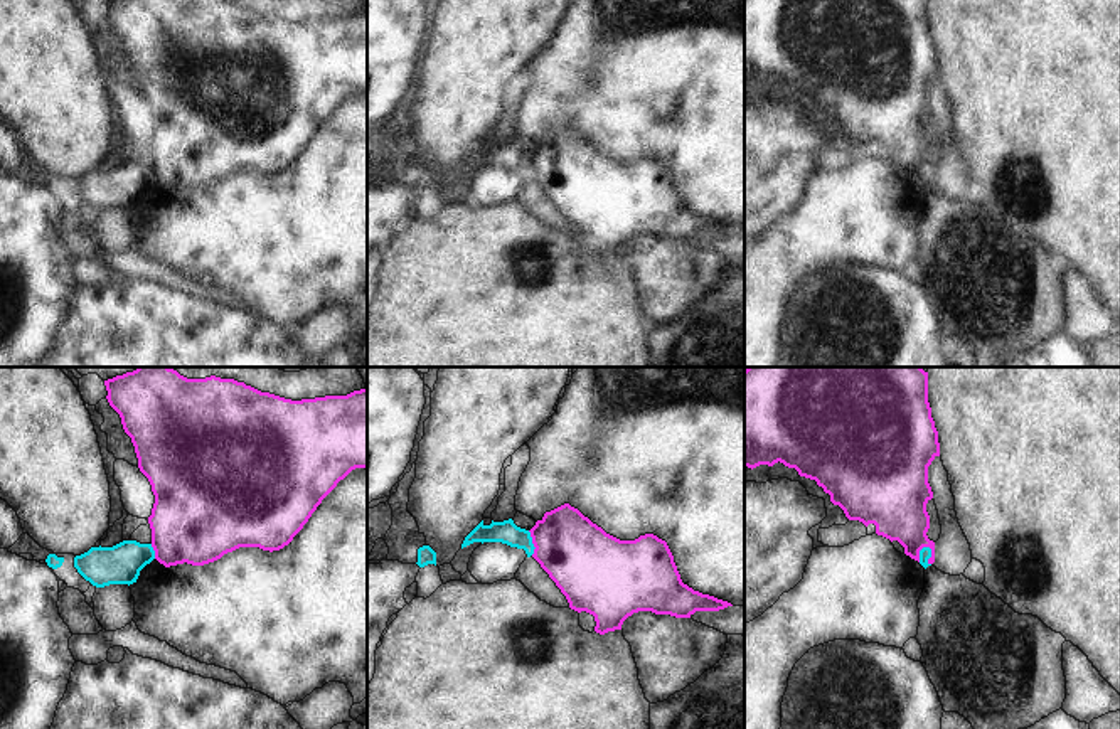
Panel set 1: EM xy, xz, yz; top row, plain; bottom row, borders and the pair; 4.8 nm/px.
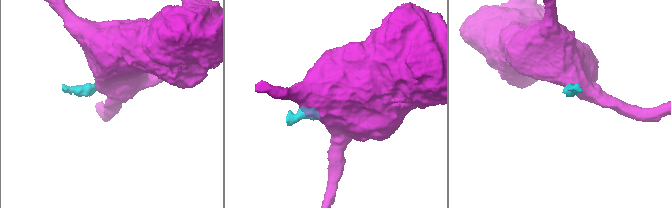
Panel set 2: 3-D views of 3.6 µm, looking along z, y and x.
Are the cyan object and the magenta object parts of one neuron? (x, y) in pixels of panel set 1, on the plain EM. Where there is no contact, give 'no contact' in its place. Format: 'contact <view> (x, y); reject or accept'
contact yz (930, 177); reject

